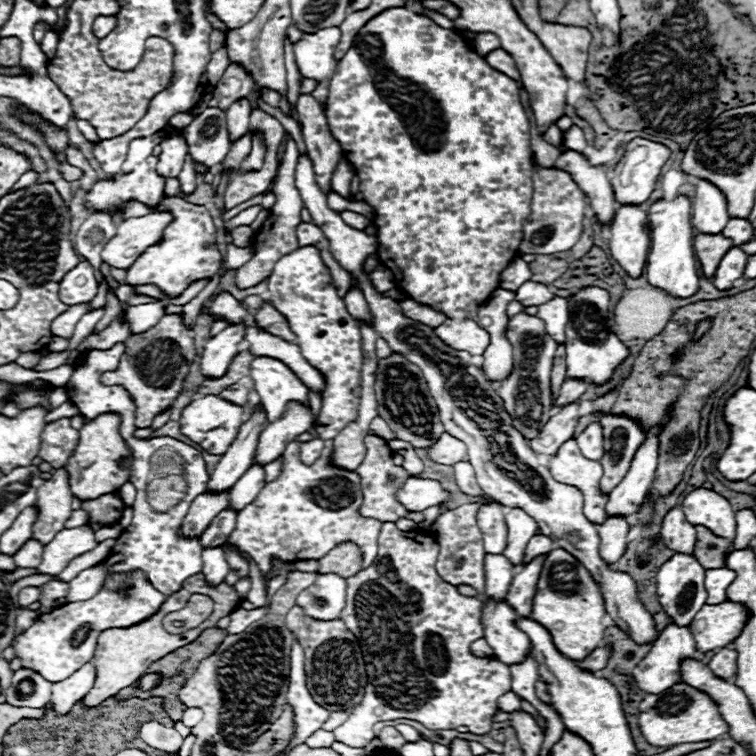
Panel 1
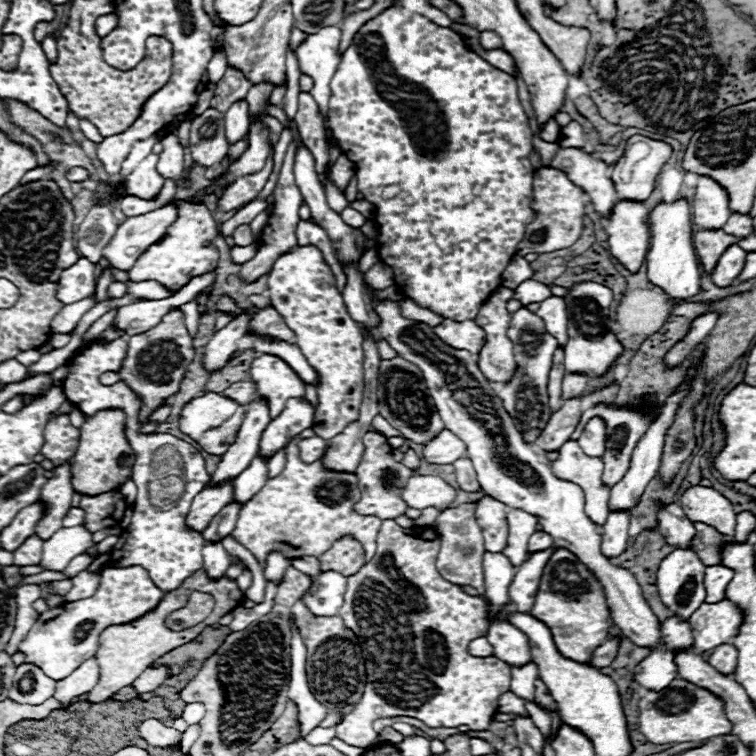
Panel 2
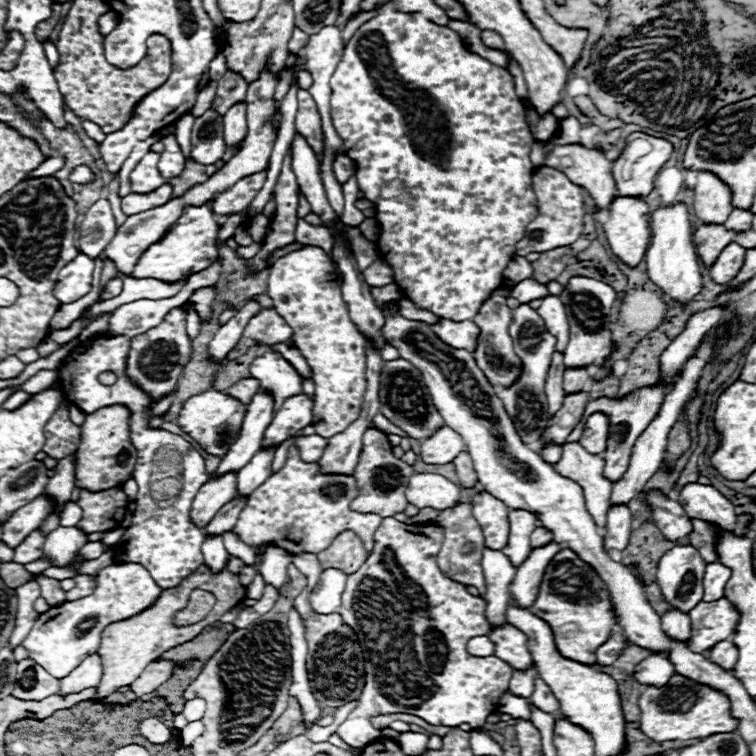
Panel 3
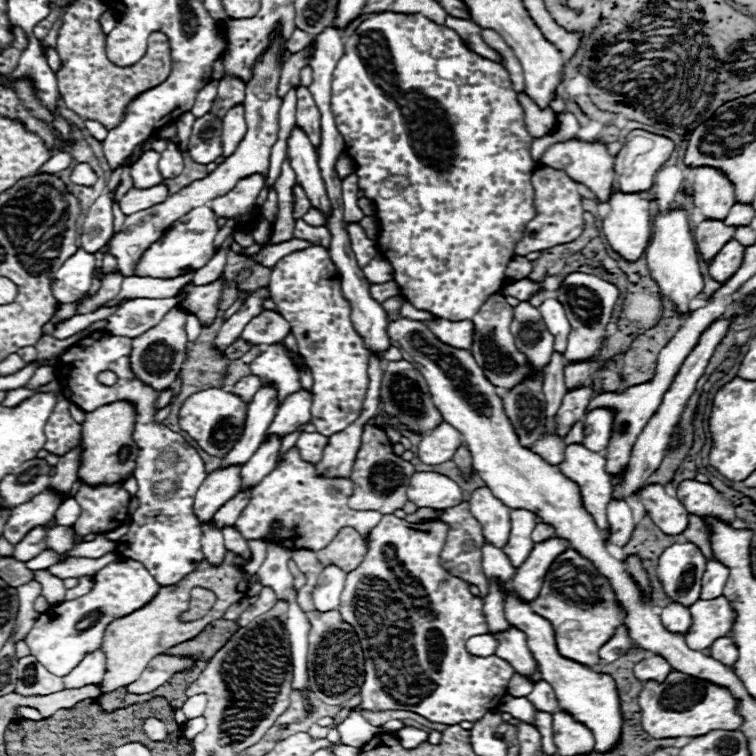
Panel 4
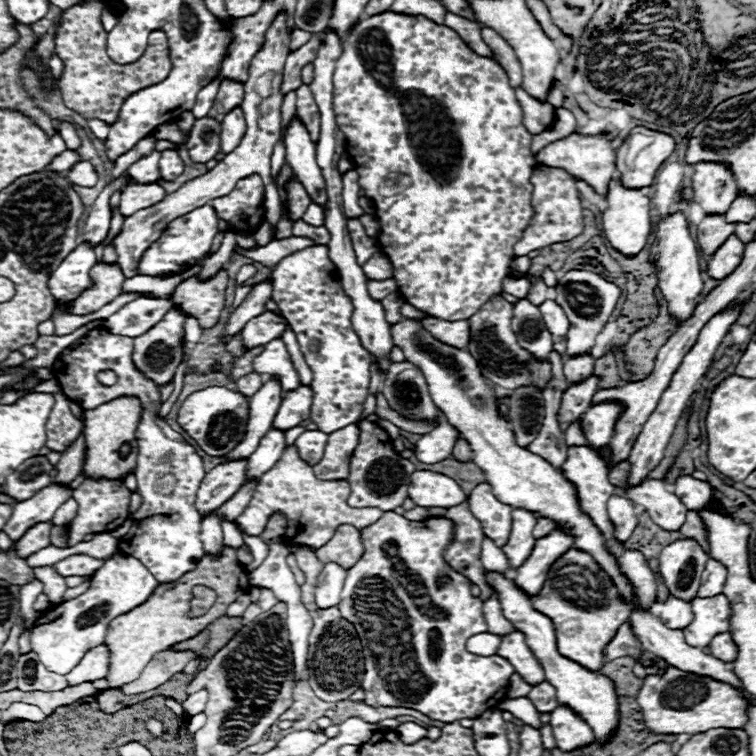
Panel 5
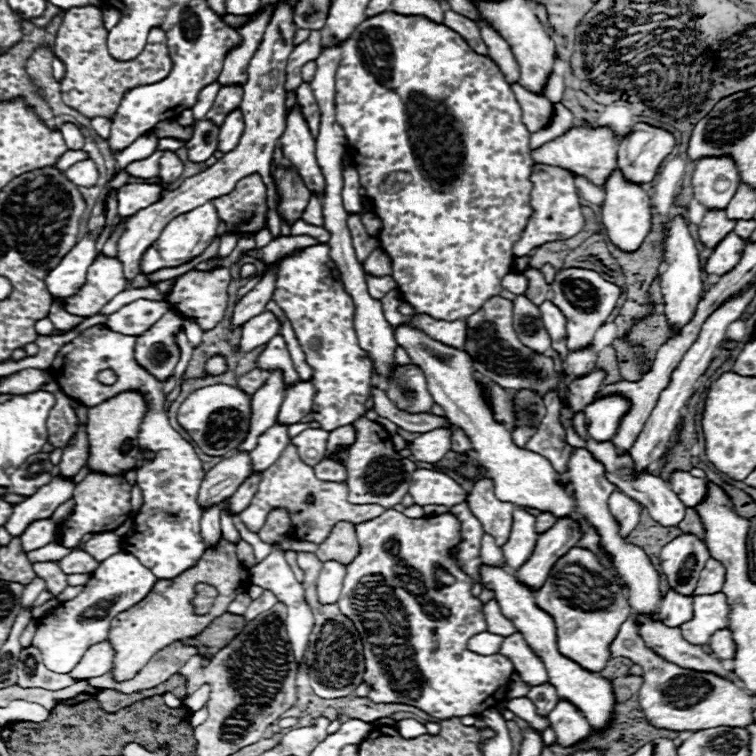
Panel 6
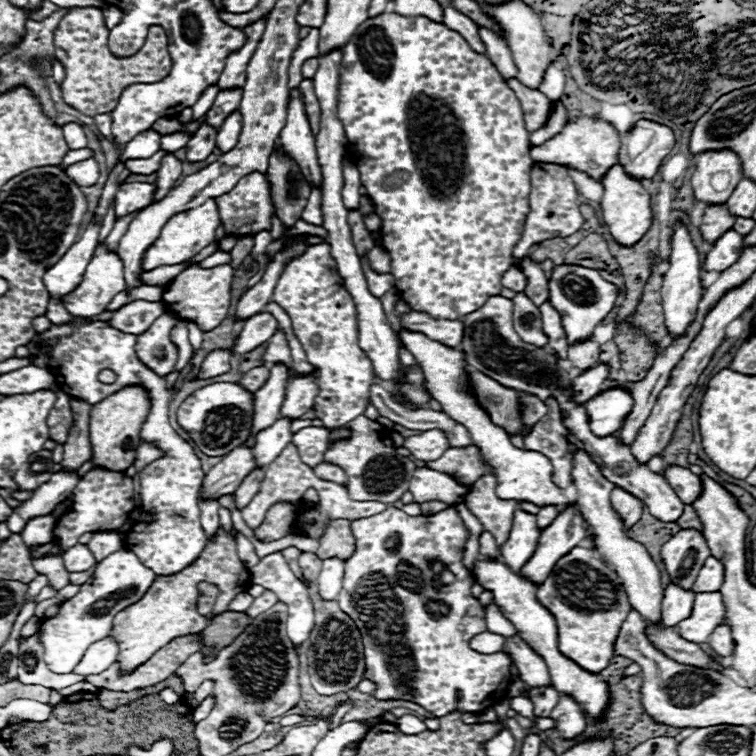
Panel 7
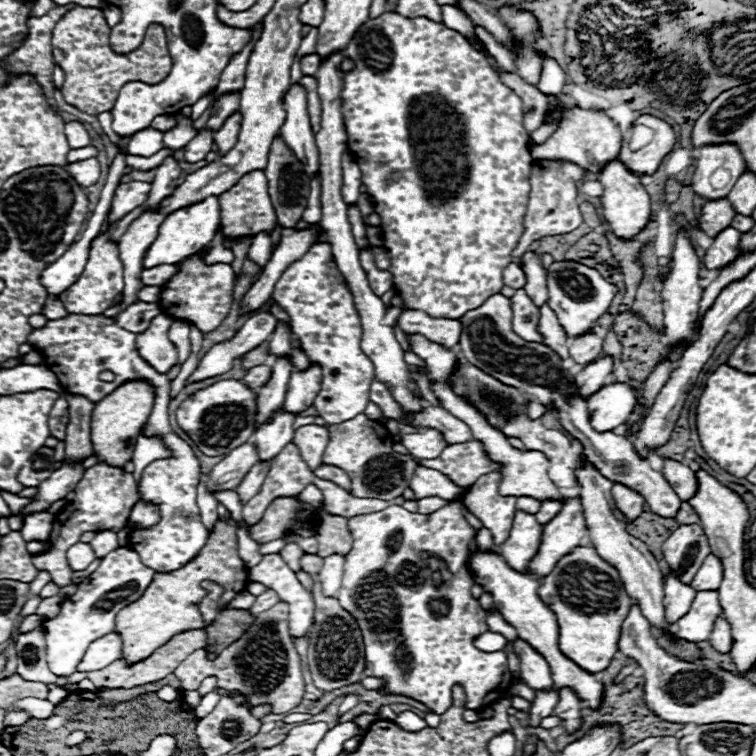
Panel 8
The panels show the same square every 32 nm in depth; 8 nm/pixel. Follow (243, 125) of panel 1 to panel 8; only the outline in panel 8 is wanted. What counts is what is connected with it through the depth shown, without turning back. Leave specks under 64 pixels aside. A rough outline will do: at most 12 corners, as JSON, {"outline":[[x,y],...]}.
{"outline":[[228,116],[224,126],[214,132],[220,156],[236,144],[242,116]]}

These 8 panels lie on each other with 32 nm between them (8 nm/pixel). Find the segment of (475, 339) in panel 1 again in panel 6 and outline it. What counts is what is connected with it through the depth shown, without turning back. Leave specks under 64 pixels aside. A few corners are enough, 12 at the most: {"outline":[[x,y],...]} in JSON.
{"outline":[[428,314],[406,316],[434,340],[462,348],[464,320],[436,320]]}

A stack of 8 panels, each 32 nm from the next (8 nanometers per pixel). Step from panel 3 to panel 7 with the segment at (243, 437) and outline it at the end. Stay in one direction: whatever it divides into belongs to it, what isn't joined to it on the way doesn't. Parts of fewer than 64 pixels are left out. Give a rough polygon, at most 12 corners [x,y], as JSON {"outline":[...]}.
{"outline":[[272,364],[268,382],[254,394],[252,436],[278,418],[288,368]]}

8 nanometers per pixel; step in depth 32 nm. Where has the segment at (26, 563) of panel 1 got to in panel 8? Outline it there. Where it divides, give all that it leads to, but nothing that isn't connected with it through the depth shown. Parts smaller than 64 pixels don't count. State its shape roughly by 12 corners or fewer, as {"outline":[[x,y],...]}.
{"outline":[[32,512],[24,518],[24,540],[48,540],[54,516]]}

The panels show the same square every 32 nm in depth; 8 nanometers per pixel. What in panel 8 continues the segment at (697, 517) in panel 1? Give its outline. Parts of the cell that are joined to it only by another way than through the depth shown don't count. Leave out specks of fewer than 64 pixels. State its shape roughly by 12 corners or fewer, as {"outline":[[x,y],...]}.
{"outline":[[664,458],[662,472],[680,500],[698,486],[686,464]]}

